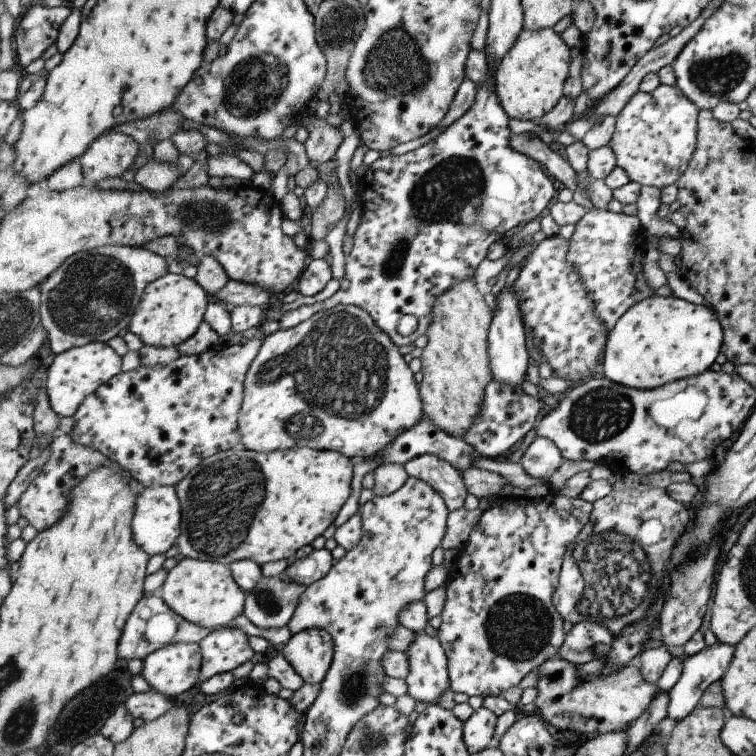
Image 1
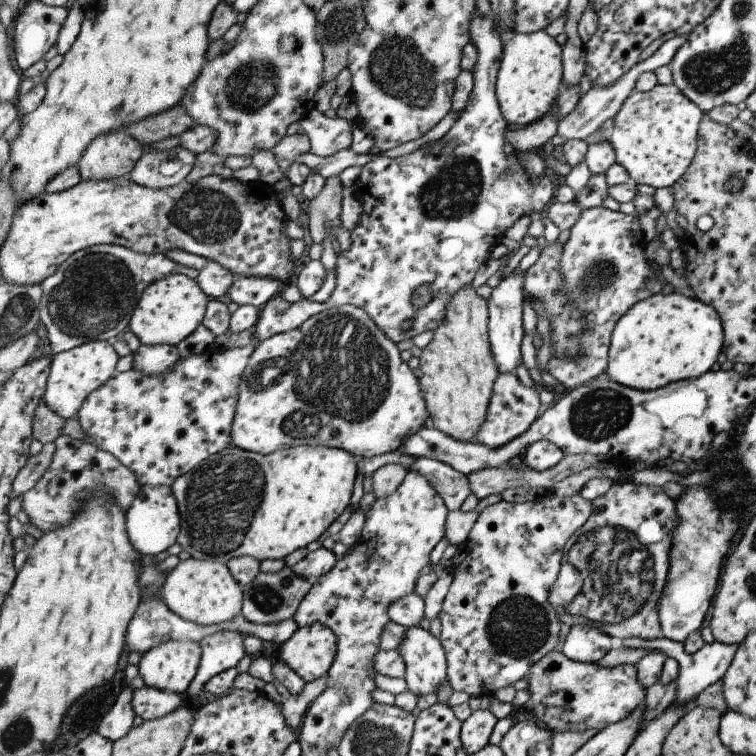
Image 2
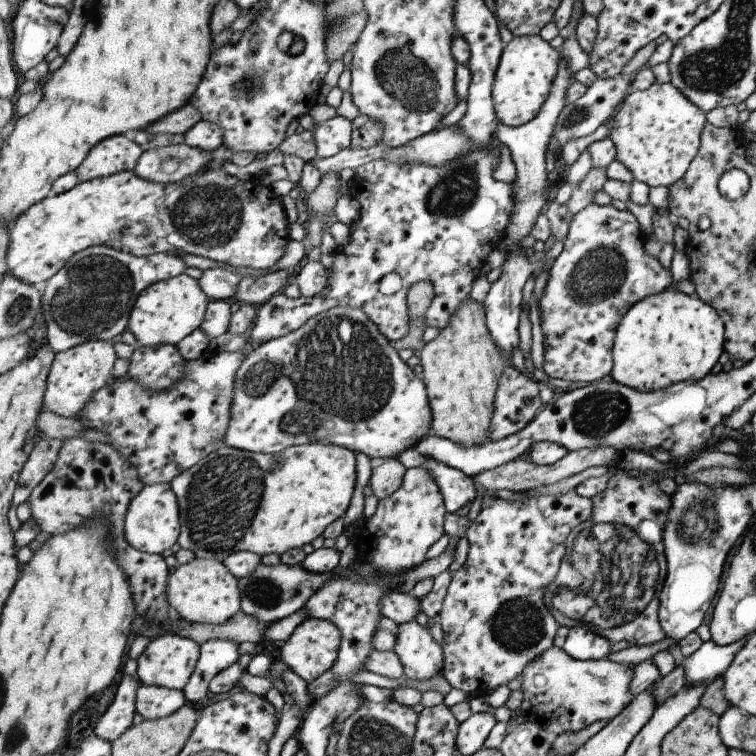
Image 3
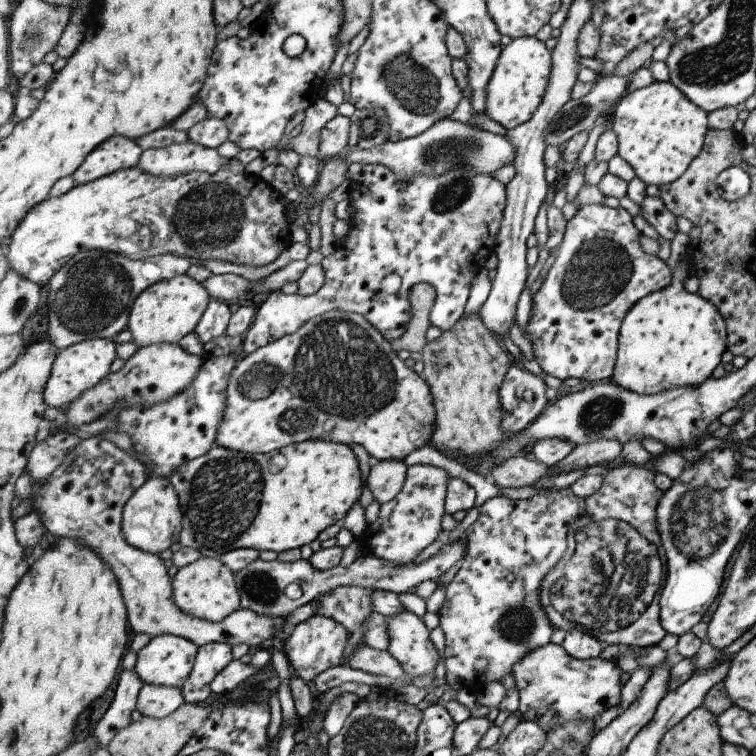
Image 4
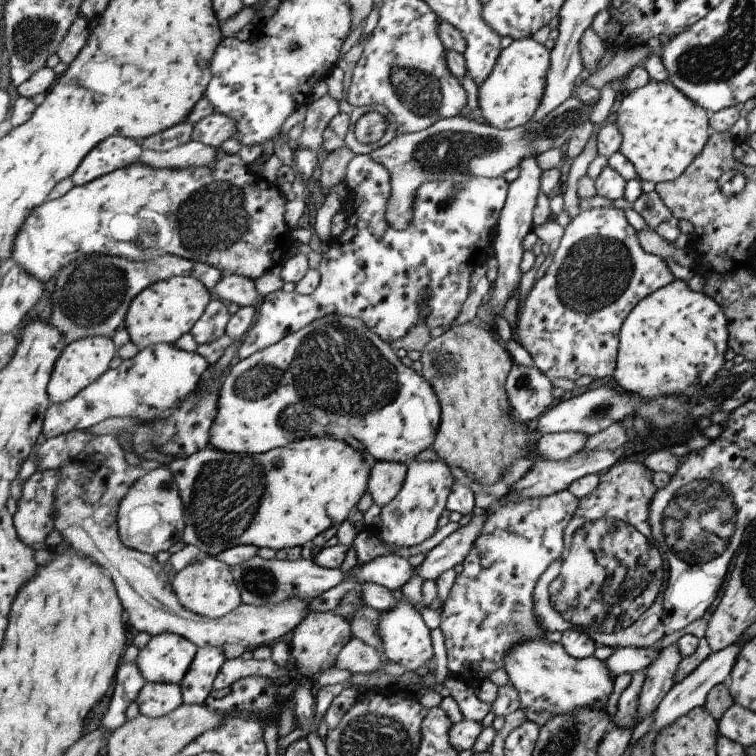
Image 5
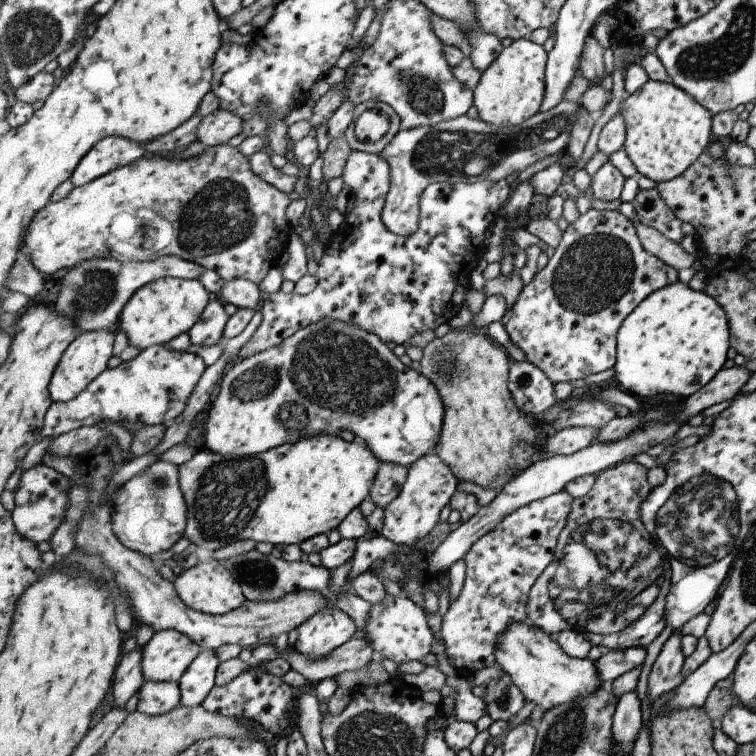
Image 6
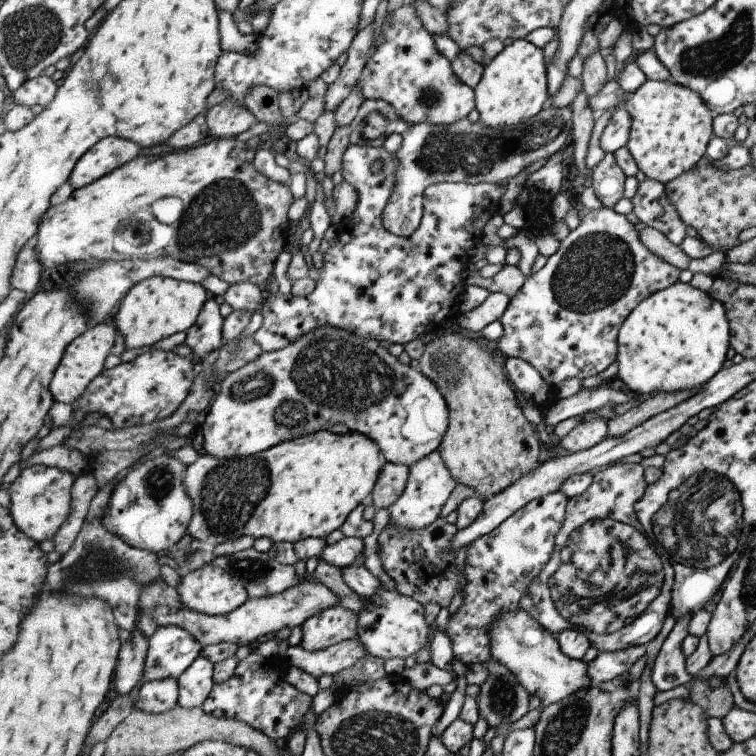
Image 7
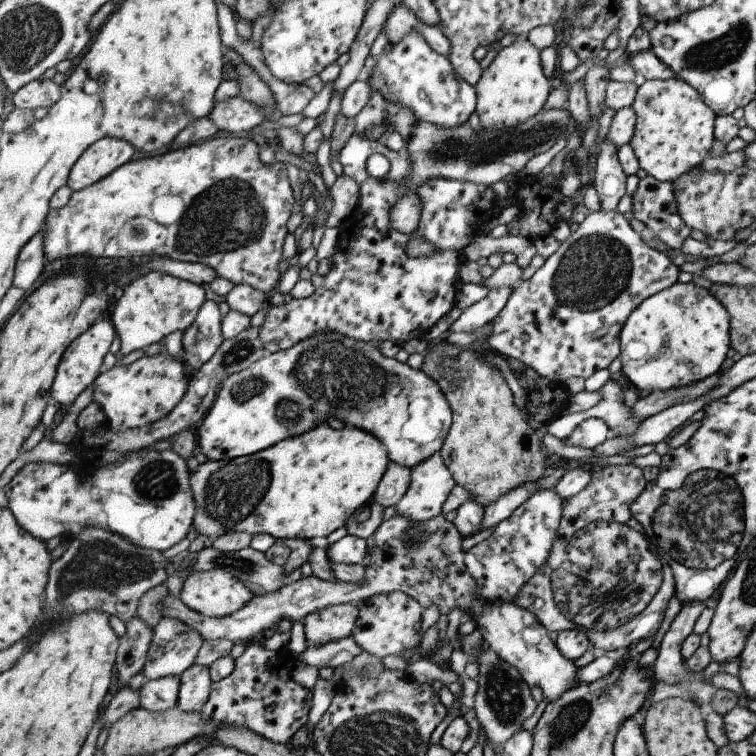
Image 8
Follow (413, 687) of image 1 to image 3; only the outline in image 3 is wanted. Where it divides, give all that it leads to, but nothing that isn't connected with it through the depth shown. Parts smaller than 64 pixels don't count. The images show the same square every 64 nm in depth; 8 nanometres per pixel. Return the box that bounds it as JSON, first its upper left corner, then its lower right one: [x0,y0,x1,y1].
[394,620,445,680]

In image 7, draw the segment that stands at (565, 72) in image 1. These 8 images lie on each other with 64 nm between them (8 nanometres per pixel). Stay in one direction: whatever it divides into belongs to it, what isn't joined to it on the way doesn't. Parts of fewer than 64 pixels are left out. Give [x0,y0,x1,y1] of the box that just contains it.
[476,39,550,127]

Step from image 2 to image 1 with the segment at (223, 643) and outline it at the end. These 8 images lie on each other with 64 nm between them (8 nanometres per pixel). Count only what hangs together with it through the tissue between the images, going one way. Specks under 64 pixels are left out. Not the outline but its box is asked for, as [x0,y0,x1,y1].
[200,625,256,682]

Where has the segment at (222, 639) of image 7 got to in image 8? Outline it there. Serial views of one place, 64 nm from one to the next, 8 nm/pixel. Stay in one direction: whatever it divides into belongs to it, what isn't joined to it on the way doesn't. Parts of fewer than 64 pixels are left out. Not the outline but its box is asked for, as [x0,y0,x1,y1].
[162,514,580,702]

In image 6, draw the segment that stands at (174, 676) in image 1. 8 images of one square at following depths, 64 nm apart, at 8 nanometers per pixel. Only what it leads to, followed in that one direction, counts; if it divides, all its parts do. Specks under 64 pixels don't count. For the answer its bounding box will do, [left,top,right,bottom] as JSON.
[143,629,203,681]

